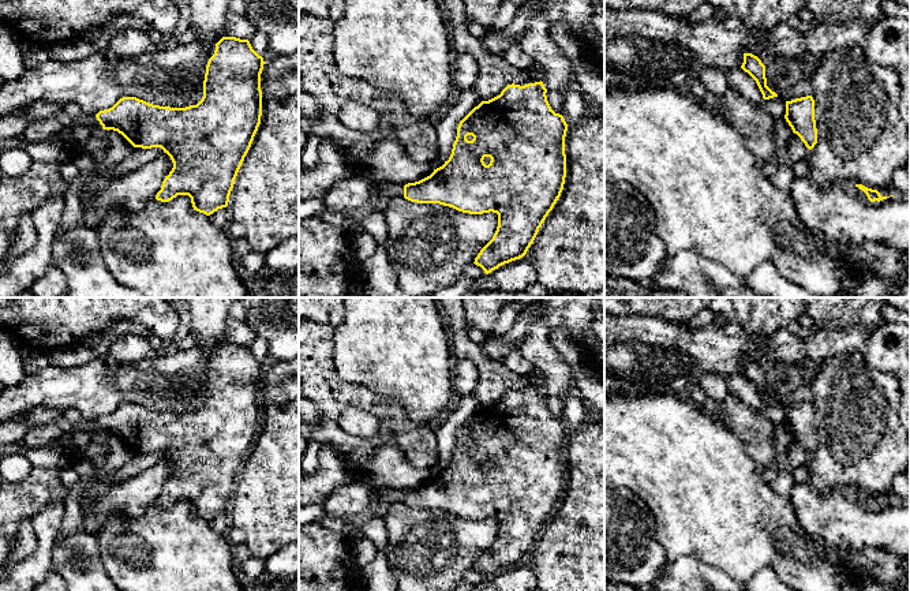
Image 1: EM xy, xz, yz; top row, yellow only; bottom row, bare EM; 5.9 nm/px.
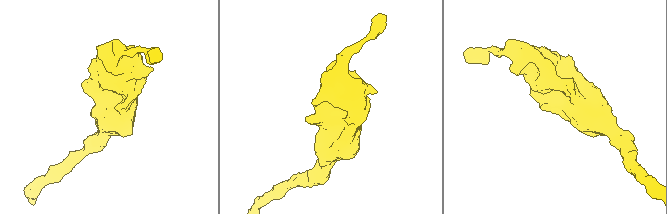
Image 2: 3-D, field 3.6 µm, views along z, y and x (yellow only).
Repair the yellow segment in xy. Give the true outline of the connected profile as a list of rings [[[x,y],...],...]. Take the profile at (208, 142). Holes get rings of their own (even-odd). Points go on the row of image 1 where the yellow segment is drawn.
[[[222,37],[207,61],[203,97],[196,105],[171,108],[123,97],[96,117],[104,130],[117,131],[134,147],[161,147],[171,157],[173,168],[165,176],[157,201],[188,195],[194,210],[210,216],[228,206],[235,179],[261,124],[263,64],[248,40]]]

